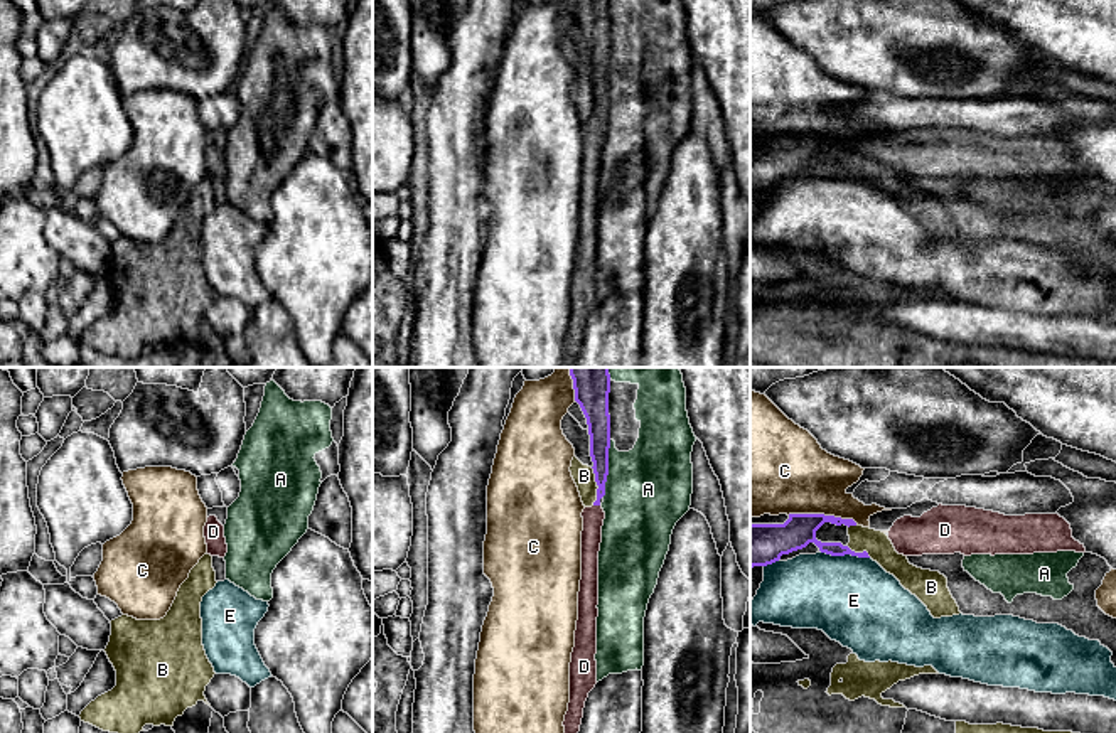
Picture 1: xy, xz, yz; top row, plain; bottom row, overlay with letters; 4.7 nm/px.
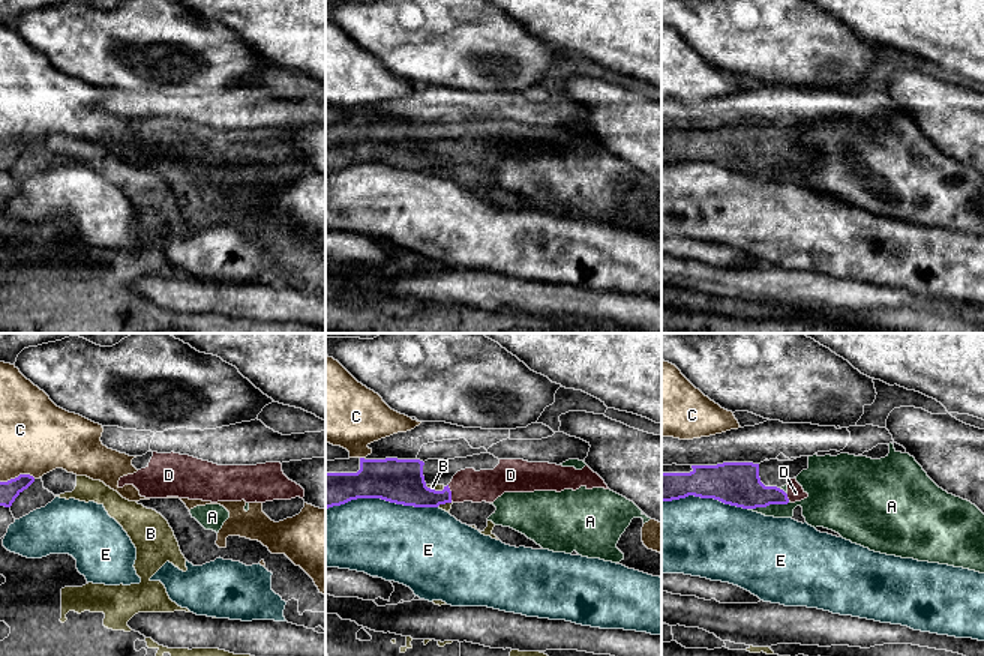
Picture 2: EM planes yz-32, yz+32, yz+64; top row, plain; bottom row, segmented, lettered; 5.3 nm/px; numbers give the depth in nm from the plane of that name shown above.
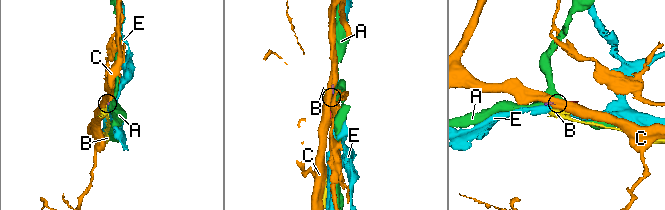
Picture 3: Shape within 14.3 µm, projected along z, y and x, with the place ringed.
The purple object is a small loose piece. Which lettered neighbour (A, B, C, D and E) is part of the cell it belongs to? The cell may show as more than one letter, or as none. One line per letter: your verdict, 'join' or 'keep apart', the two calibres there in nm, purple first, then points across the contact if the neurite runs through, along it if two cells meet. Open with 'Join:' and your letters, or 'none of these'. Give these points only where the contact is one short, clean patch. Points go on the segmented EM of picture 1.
Join: D
A: keep apart; 110 nm thick on the purple side, 400 nm on the other
B: keep apart; 60 nm thick on the purple side, 120 nm on the other; border along yz (847, 546), (855, 551), (865, 551), (870, 556)
C: keep apart; 160 nm thick on the purple side, 380 nm on the other
D: join; 90 nm thick on the purple side, 100 nm on the other; runs through xz (599, 452), (600, 494), (597, 504), (594, 516)
E: keep apart; 160 nm thick on the purple side, 420 nm on the other

